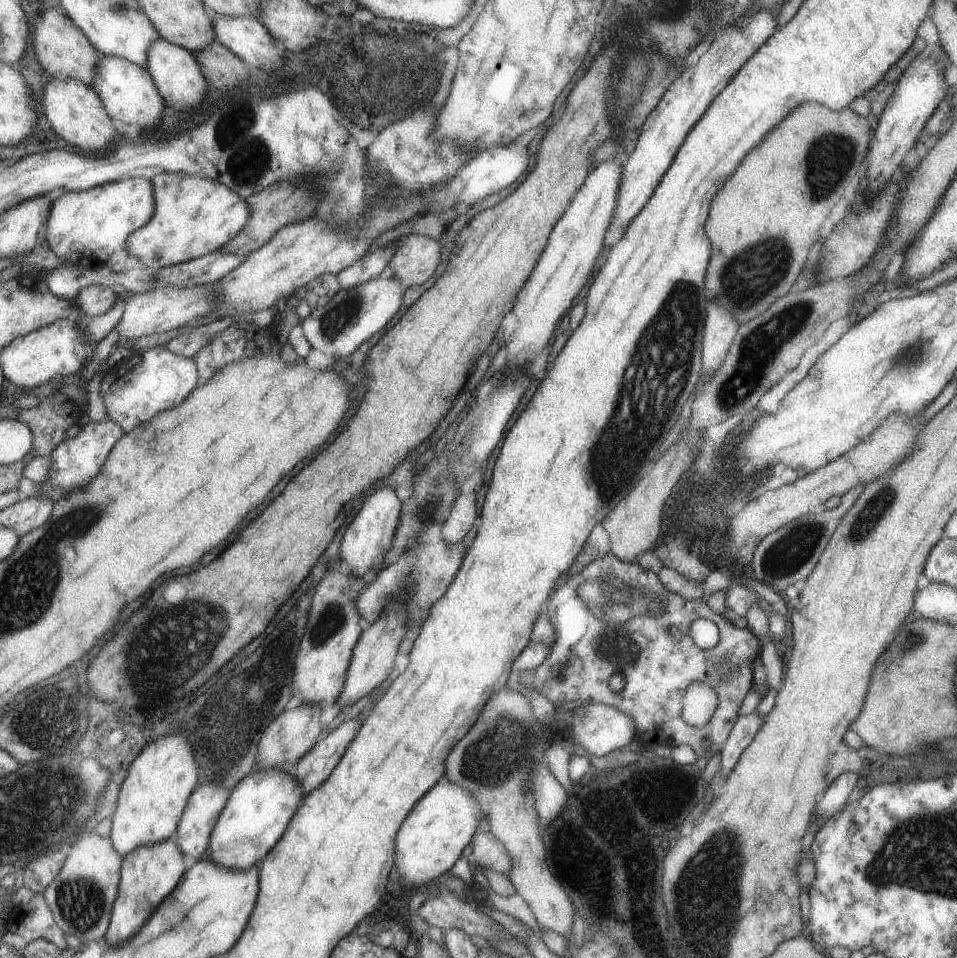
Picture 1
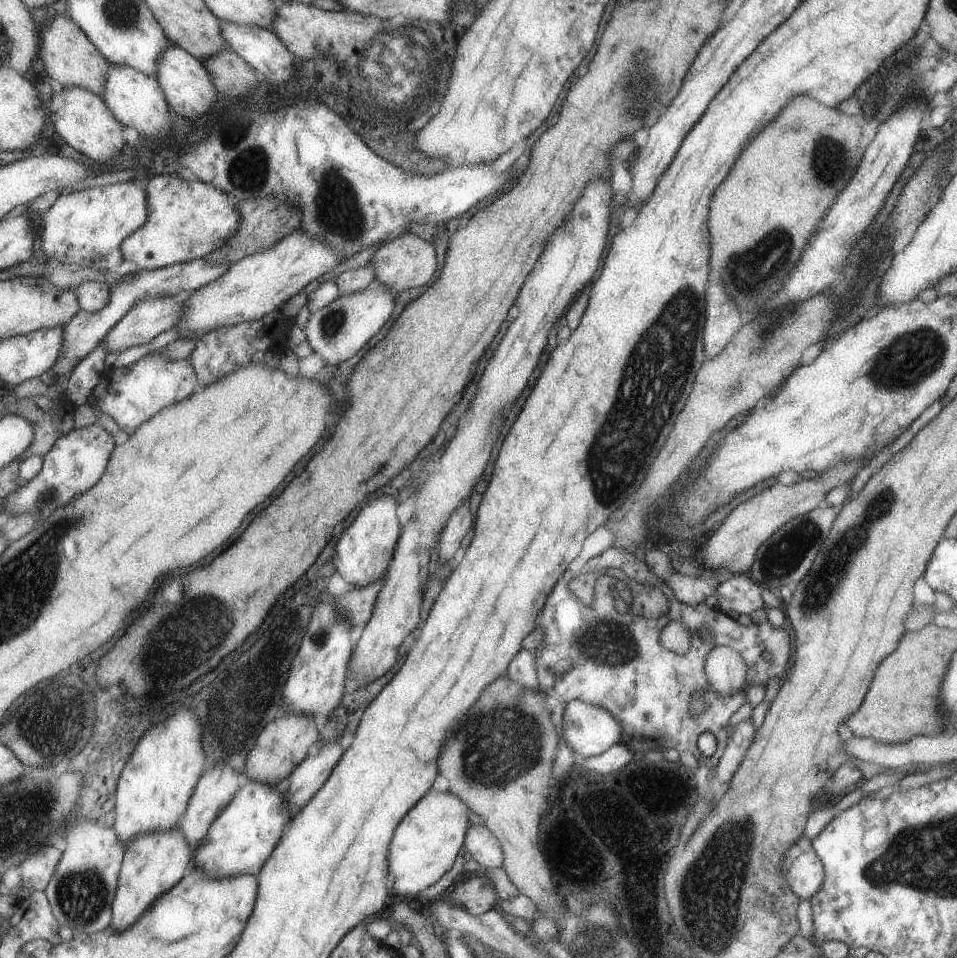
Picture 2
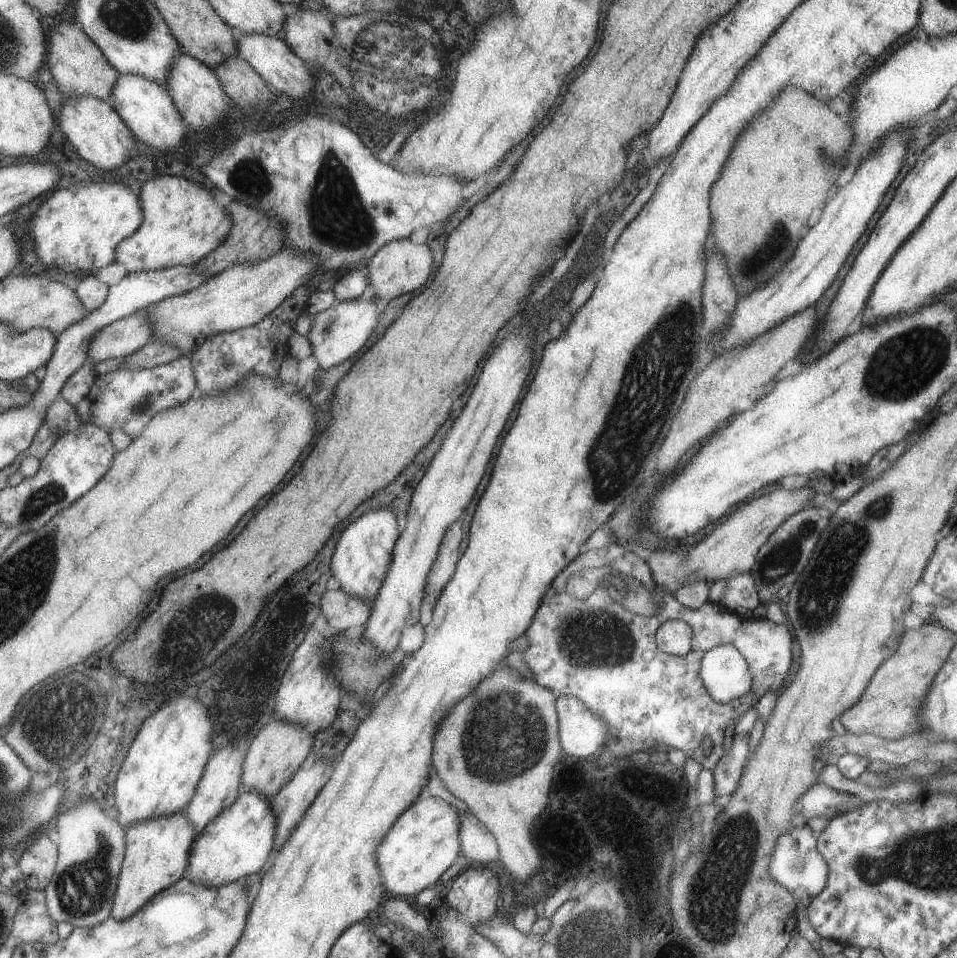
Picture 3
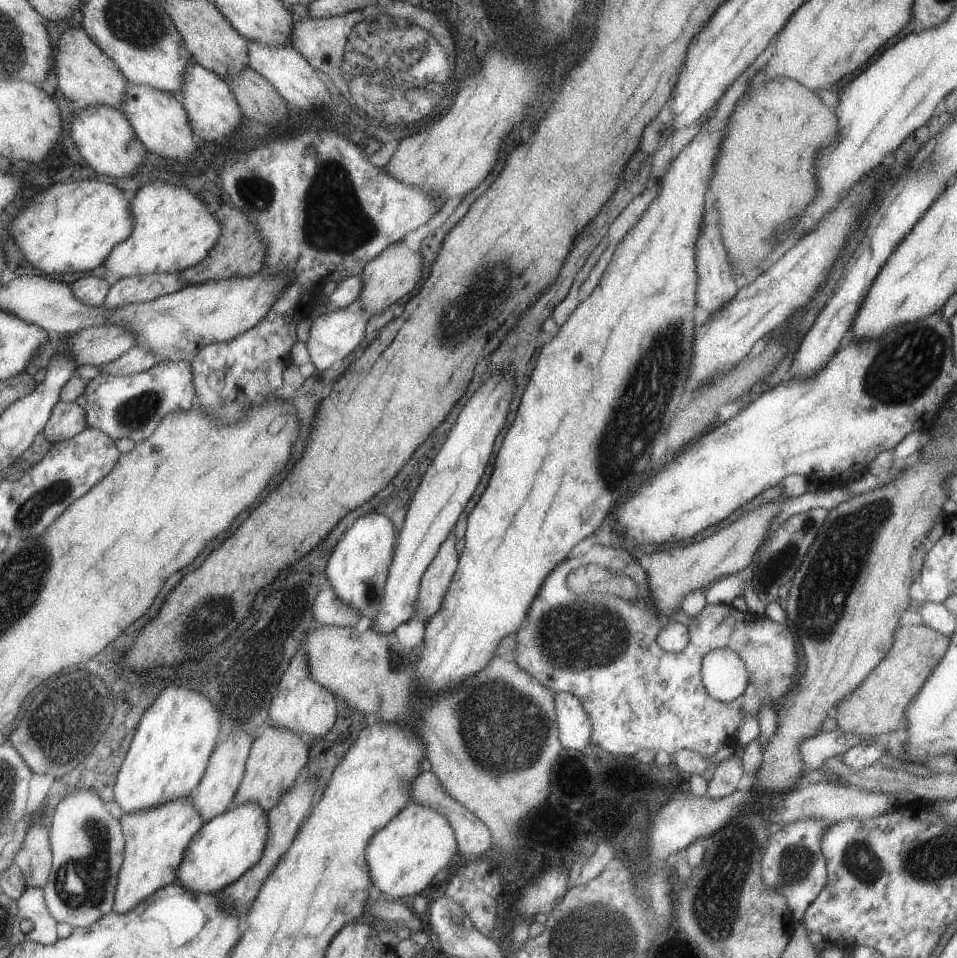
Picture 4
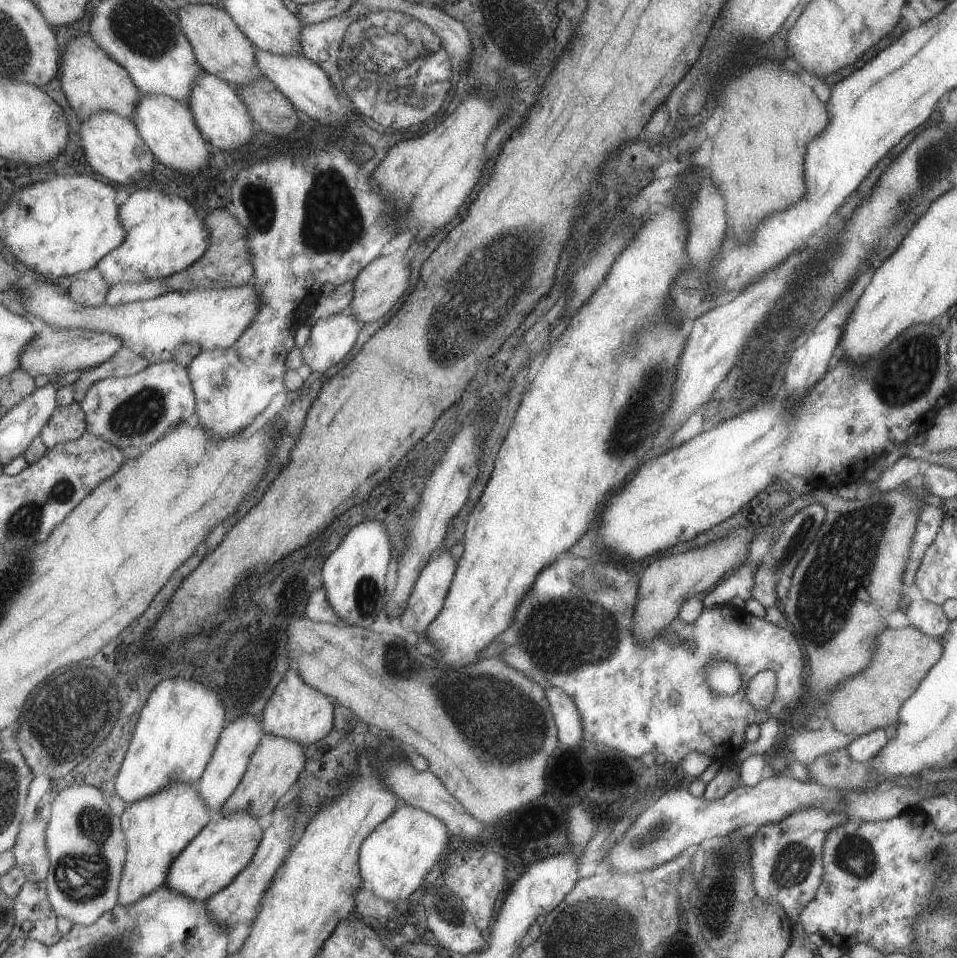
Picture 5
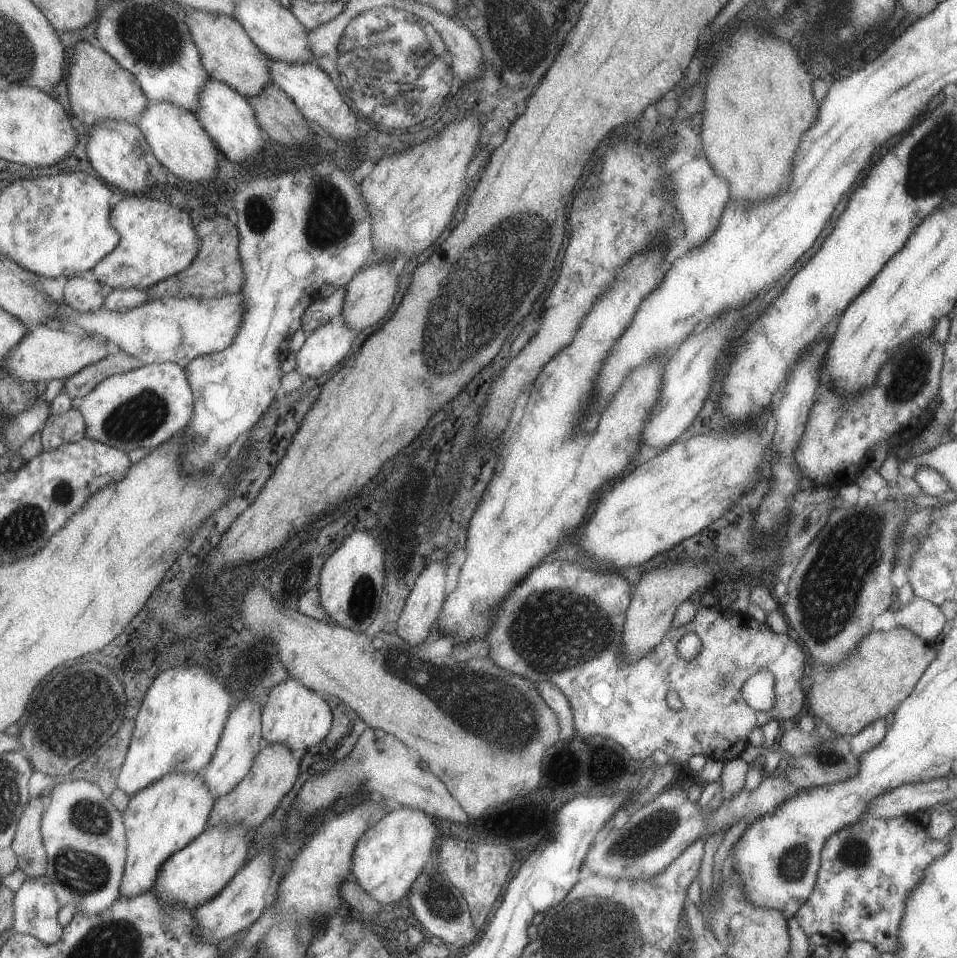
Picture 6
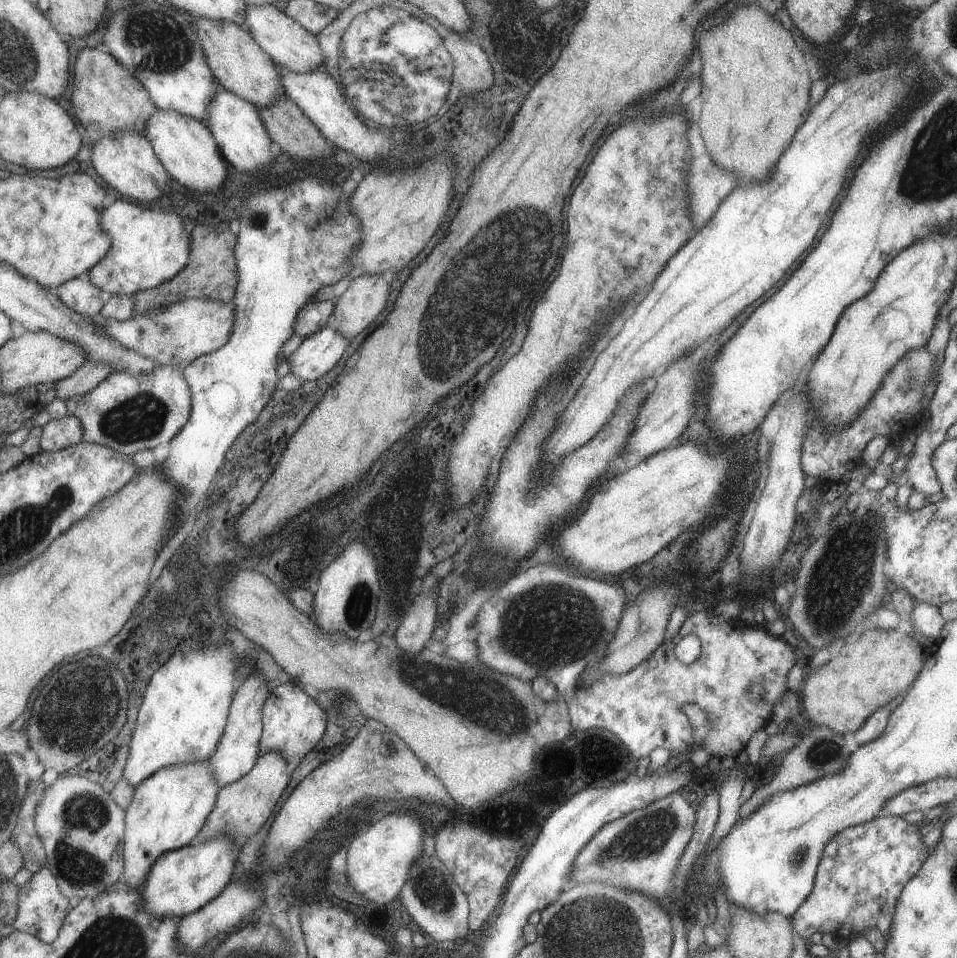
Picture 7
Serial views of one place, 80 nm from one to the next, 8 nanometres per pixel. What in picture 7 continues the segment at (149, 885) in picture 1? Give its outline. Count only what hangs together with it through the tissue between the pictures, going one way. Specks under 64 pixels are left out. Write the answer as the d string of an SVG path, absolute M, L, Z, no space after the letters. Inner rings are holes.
M208 758L158 768L136 784L132 800L124 808L122 874L127 886L140 888L147 871L160 854L192 842L211 812L219 789Z

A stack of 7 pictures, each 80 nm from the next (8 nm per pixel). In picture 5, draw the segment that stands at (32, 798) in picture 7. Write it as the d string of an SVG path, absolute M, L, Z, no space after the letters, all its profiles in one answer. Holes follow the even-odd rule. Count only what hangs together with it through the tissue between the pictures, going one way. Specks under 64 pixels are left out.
M38 807L28 822L20 824L17 840L10 848L14 862L27 881L41 882L48 873L48 852L44 841L46 822L41 819Z

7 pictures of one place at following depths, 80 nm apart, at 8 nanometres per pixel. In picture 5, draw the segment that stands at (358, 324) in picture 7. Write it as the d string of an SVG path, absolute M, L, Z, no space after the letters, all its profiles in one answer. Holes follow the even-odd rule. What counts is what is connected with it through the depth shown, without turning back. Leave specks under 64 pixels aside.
M397 250L384 256L375 257L359 271L355 280L352 280L352 297L347 311L359 325L379 320L383 314L393 308L395 302L403 294L409 280L407 269L409 260L405 258L403 253Z

